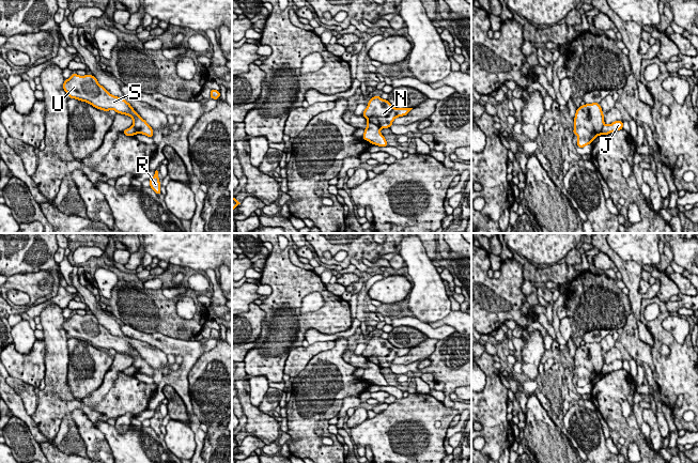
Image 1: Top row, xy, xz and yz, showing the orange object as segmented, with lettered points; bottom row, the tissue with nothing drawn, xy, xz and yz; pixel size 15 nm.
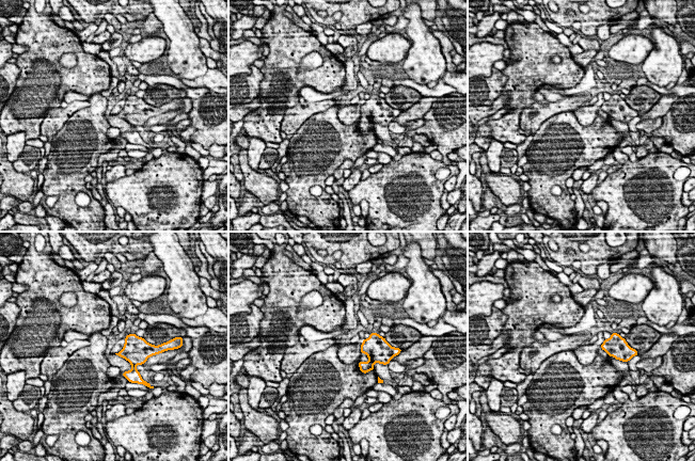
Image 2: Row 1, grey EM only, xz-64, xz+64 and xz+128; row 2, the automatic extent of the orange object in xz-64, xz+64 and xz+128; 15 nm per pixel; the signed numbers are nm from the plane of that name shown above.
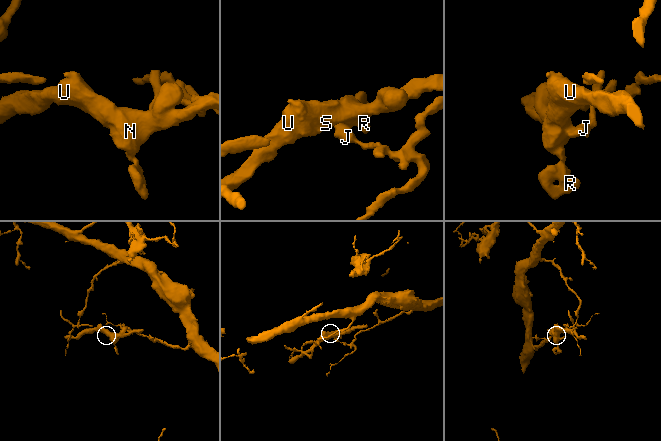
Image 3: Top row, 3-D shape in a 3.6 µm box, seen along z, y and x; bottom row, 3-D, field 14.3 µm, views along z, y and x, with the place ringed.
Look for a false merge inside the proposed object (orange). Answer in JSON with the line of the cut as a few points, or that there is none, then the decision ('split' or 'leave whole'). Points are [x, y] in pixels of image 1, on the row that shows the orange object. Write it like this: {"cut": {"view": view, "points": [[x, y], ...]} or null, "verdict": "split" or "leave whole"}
{"cut": {"view": "xz", "points": [[369, 121], [381, 127]]}, "verdict": "split"}

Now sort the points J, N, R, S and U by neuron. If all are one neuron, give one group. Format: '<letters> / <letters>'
J / N R S U

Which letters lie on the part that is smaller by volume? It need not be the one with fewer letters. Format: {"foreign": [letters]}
{"foreign": ["N", "R", "S", "U"]}

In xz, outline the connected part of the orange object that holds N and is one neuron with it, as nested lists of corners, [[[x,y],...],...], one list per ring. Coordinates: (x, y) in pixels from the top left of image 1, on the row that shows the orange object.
[[[373,96],[362,115],[381,128],[389,128],[395,118],[406,115],[413,108],[395,108],[387,99]]]

